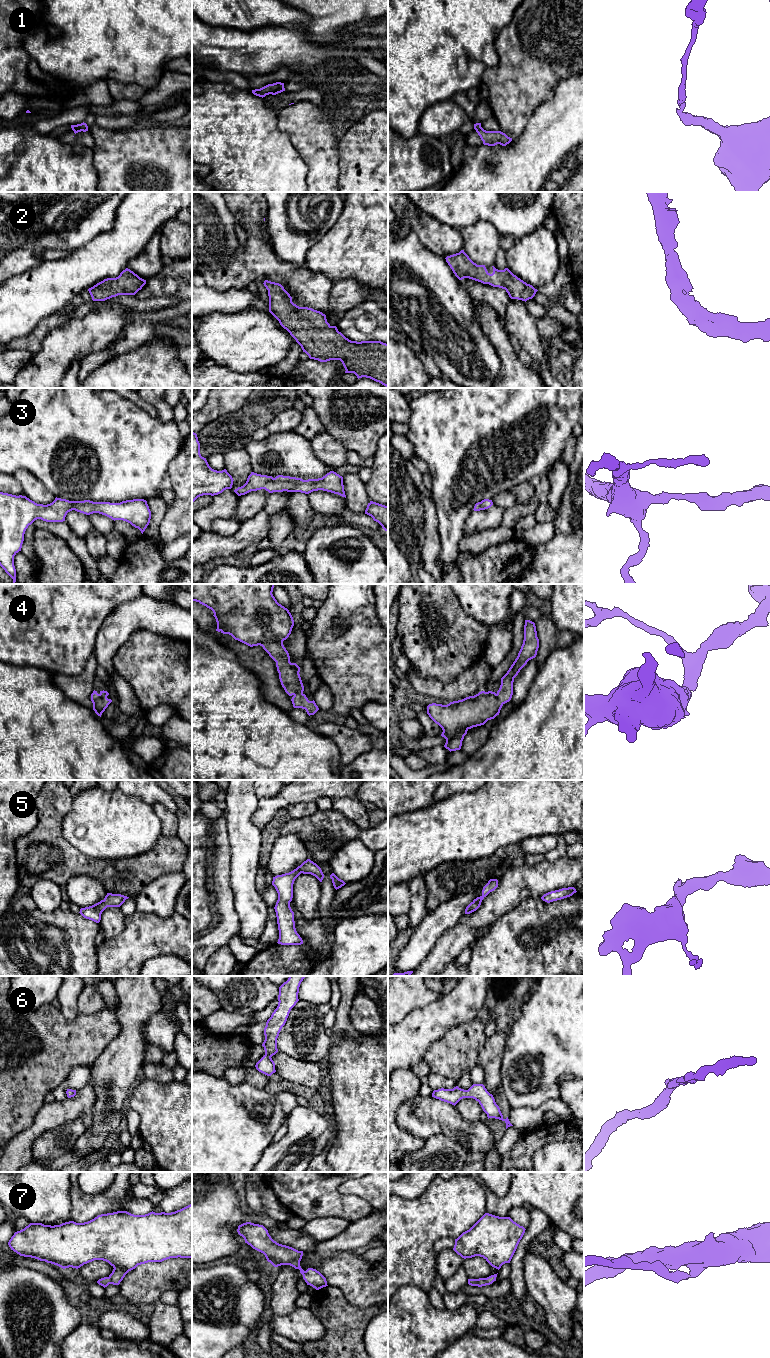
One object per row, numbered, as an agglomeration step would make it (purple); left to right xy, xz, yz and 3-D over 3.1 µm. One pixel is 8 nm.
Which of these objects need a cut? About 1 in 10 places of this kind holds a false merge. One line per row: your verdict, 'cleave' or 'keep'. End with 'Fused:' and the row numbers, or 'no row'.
1: keep
2: keep
3: keep
4: keep
5: keep
6: keep
7: keep
Fused: no row

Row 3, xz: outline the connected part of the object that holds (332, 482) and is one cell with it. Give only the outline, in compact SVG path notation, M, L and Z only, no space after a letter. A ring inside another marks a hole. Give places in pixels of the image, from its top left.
M330 471L322 478L308 479L308 480L303 480L301 478L283 476L283 475L278 475L275 478L273 478L272 476L261 475L261 474L251 472L251 474L247 478L246 483L243 486L235 489L234 492L238 496L241 496L251 491L257 491L261 489L265 489L269 493L287 491L287 492L301 492L305 494L309 494L313 491L323 490L323 491L334 493L334 494L338 494L346 498L344 485L343 485L343 477L334 471Z

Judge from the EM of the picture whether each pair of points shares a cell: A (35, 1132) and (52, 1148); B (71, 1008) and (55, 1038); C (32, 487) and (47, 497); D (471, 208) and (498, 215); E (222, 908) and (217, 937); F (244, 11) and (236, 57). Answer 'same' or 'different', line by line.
A: different
B: different
C: same
D: same
E: same
F: different

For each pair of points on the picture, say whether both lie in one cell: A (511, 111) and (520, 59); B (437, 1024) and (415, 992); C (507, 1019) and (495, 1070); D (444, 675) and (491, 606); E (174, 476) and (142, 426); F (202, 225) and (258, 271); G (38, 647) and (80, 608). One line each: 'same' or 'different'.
A: same
B: different
C: same
D: different
E: different
F: different
G: same

